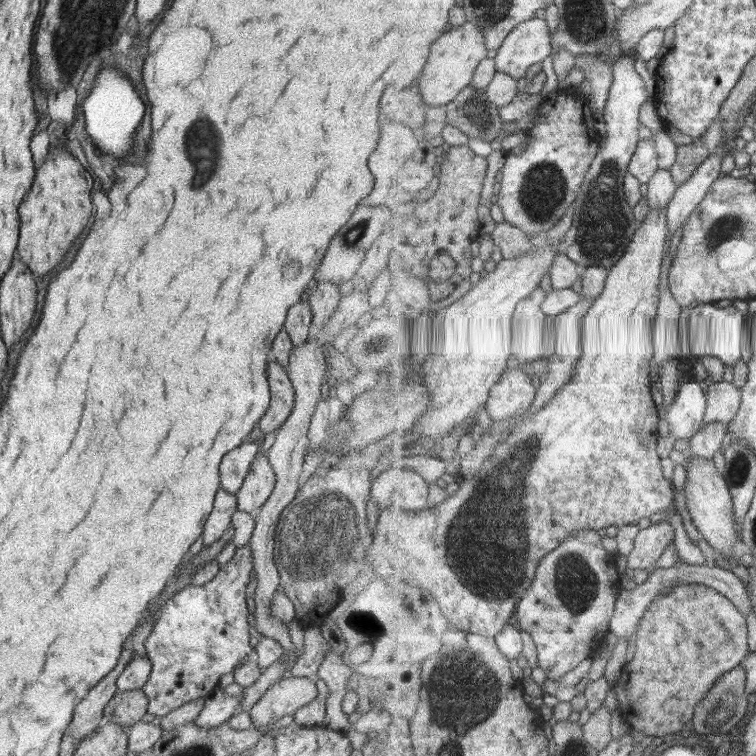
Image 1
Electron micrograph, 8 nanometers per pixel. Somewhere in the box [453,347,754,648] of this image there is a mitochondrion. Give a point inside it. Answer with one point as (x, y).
(575, 587)

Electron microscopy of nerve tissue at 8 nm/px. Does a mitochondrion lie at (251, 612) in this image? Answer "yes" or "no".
no

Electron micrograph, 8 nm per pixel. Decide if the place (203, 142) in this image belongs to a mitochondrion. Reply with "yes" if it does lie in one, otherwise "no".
yes

